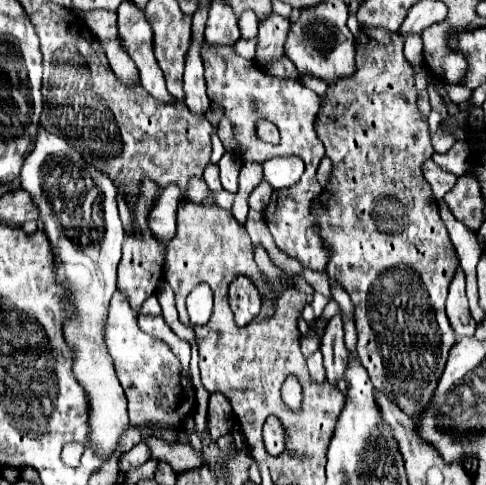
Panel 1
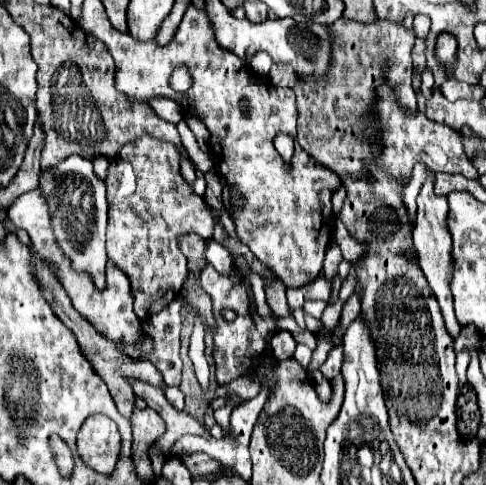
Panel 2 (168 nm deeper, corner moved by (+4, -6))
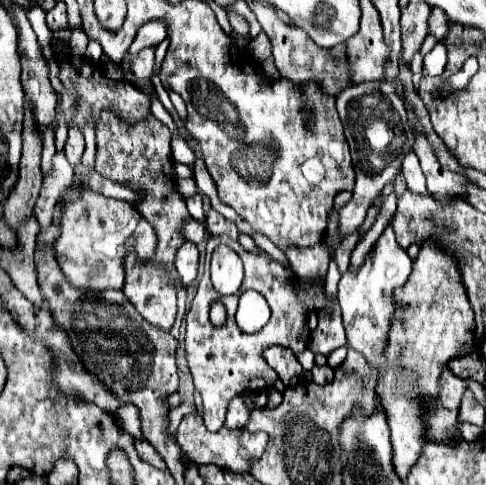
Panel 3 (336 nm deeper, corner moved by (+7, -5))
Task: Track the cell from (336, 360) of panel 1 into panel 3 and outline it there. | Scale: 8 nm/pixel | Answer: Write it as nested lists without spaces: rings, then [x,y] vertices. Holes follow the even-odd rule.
[[[315,365],[315,367],[311,369],[311,373],[313,373],[313,381],[315,381],[317,385],[327,385],[327,383],[331,381],[333,369],[331,369],[329,365]]]

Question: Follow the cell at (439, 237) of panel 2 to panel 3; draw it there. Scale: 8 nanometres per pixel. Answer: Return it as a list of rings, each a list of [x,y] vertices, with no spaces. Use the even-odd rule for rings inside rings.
[[[407,153],[405,161],[403,161],[403,175],[407,181],[407,189],[415,195],[429,195],[427,185],[425,185],[425,175],[421,173],[419,161],[415,153]]]

